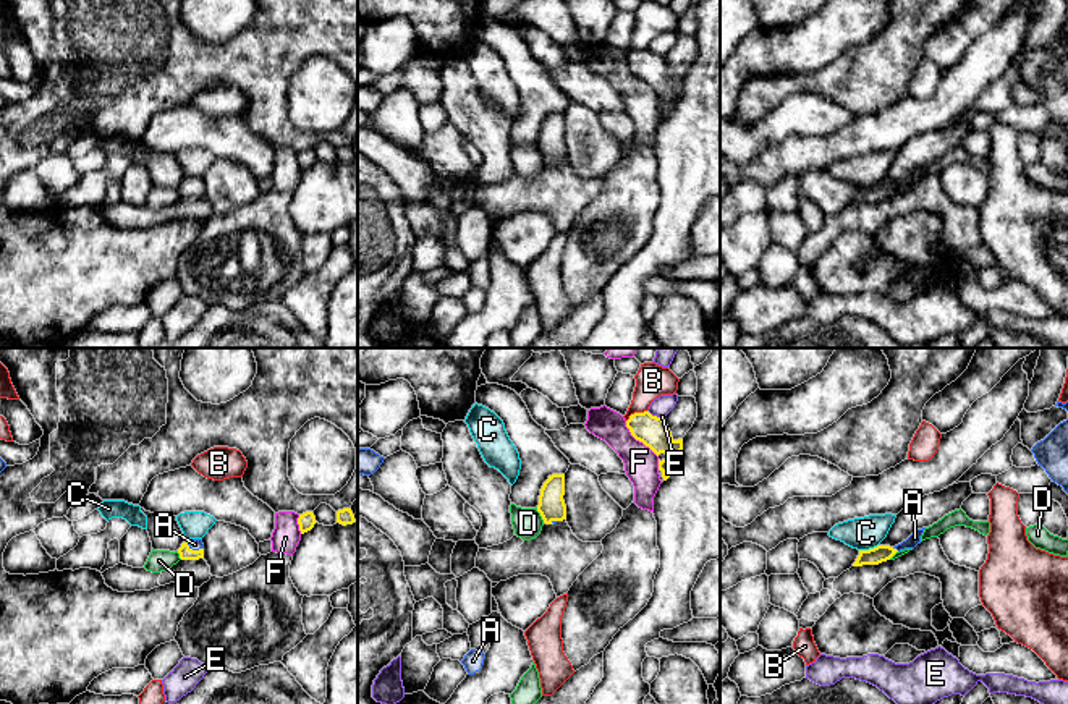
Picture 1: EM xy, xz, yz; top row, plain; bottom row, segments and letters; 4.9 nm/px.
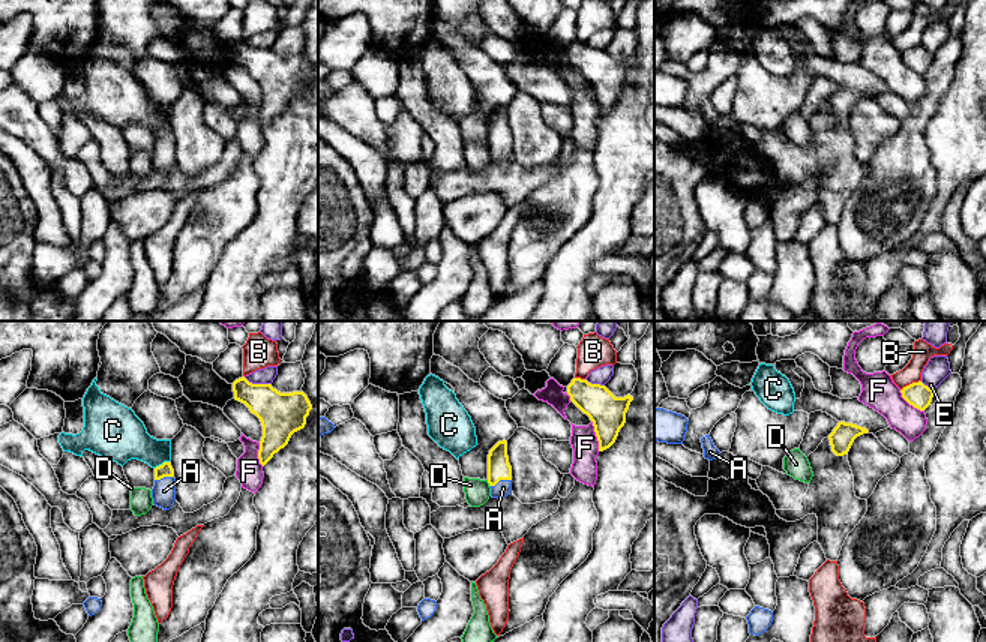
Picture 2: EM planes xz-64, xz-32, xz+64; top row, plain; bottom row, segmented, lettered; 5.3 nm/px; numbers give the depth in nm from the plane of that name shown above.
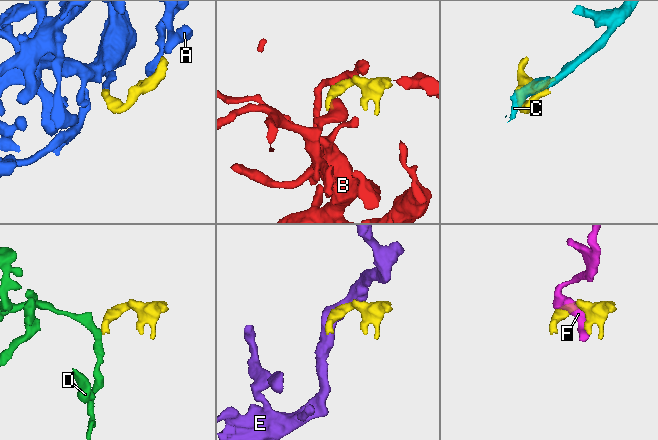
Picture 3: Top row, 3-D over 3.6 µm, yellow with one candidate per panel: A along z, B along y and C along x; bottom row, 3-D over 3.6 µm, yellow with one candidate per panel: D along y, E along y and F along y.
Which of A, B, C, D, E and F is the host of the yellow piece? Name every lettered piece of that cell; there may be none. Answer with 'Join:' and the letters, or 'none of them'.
Join: A

